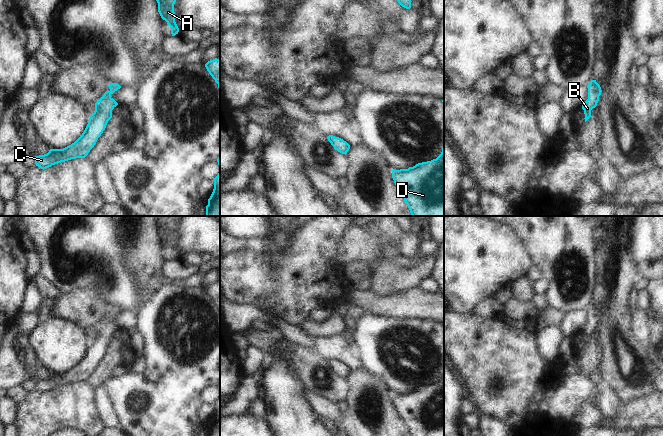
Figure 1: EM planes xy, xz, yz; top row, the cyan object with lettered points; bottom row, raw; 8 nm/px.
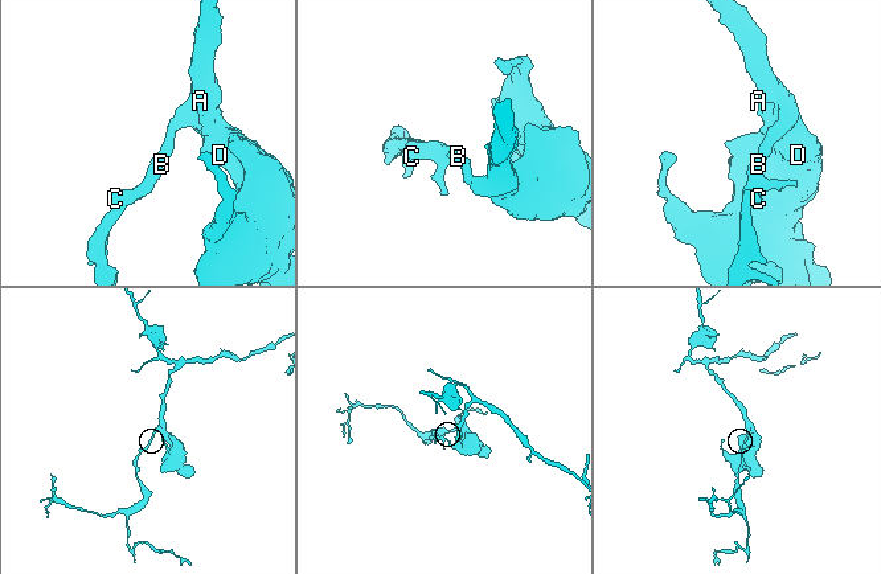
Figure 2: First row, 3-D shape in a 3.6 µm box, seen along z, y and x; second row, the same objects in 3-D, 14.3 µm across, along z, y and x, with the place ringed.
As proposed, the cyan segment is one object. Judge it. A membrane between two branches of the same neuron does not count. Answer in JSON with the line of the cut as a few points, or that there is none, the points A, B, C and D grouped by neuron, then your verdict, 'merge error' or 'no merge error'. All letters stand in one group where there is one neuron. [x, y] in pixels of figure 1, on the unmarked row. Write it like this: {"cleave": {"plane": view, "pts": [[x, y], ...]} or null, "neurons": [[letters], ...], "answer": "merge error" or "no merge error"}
{"cleave": null, "neurons": [["A", "B", "C", "D"]], "answer": "no merge error"}

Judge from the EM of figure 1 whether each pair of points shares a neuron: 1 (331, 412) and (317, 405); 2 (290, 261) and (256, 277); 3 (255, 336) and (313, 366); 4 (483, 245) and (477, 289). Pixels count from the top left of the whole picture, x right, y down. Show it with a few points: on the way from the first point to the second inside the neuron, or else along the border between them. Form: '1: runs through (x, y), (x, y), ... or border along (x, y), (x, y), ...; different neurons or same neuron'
1: runs through (328, 409), (320, 405); same neuron
2: runs through (282, 269), (274, 277), (264, 277); same neuron
3: runs through (269, 342), (299, 359); same neuron
4: runs through (477, 255), (477, 278); same neuron

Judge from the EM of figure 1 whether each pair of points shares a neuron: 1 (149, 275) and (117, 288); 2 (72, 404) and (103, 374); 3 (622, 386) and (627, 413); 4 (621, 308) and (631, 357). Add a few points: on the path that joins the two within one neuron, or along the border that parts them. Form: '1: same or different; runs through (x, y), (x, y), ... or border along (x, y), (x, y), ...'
1: different; border along (121, 261), (138, 286), (140, 294), (139, 304)
2: different; border along (83, 382), (93, 390)
3: different; border along (648, 395), (620, 401)
4: same; runs through (621, 320), (621, 345)

